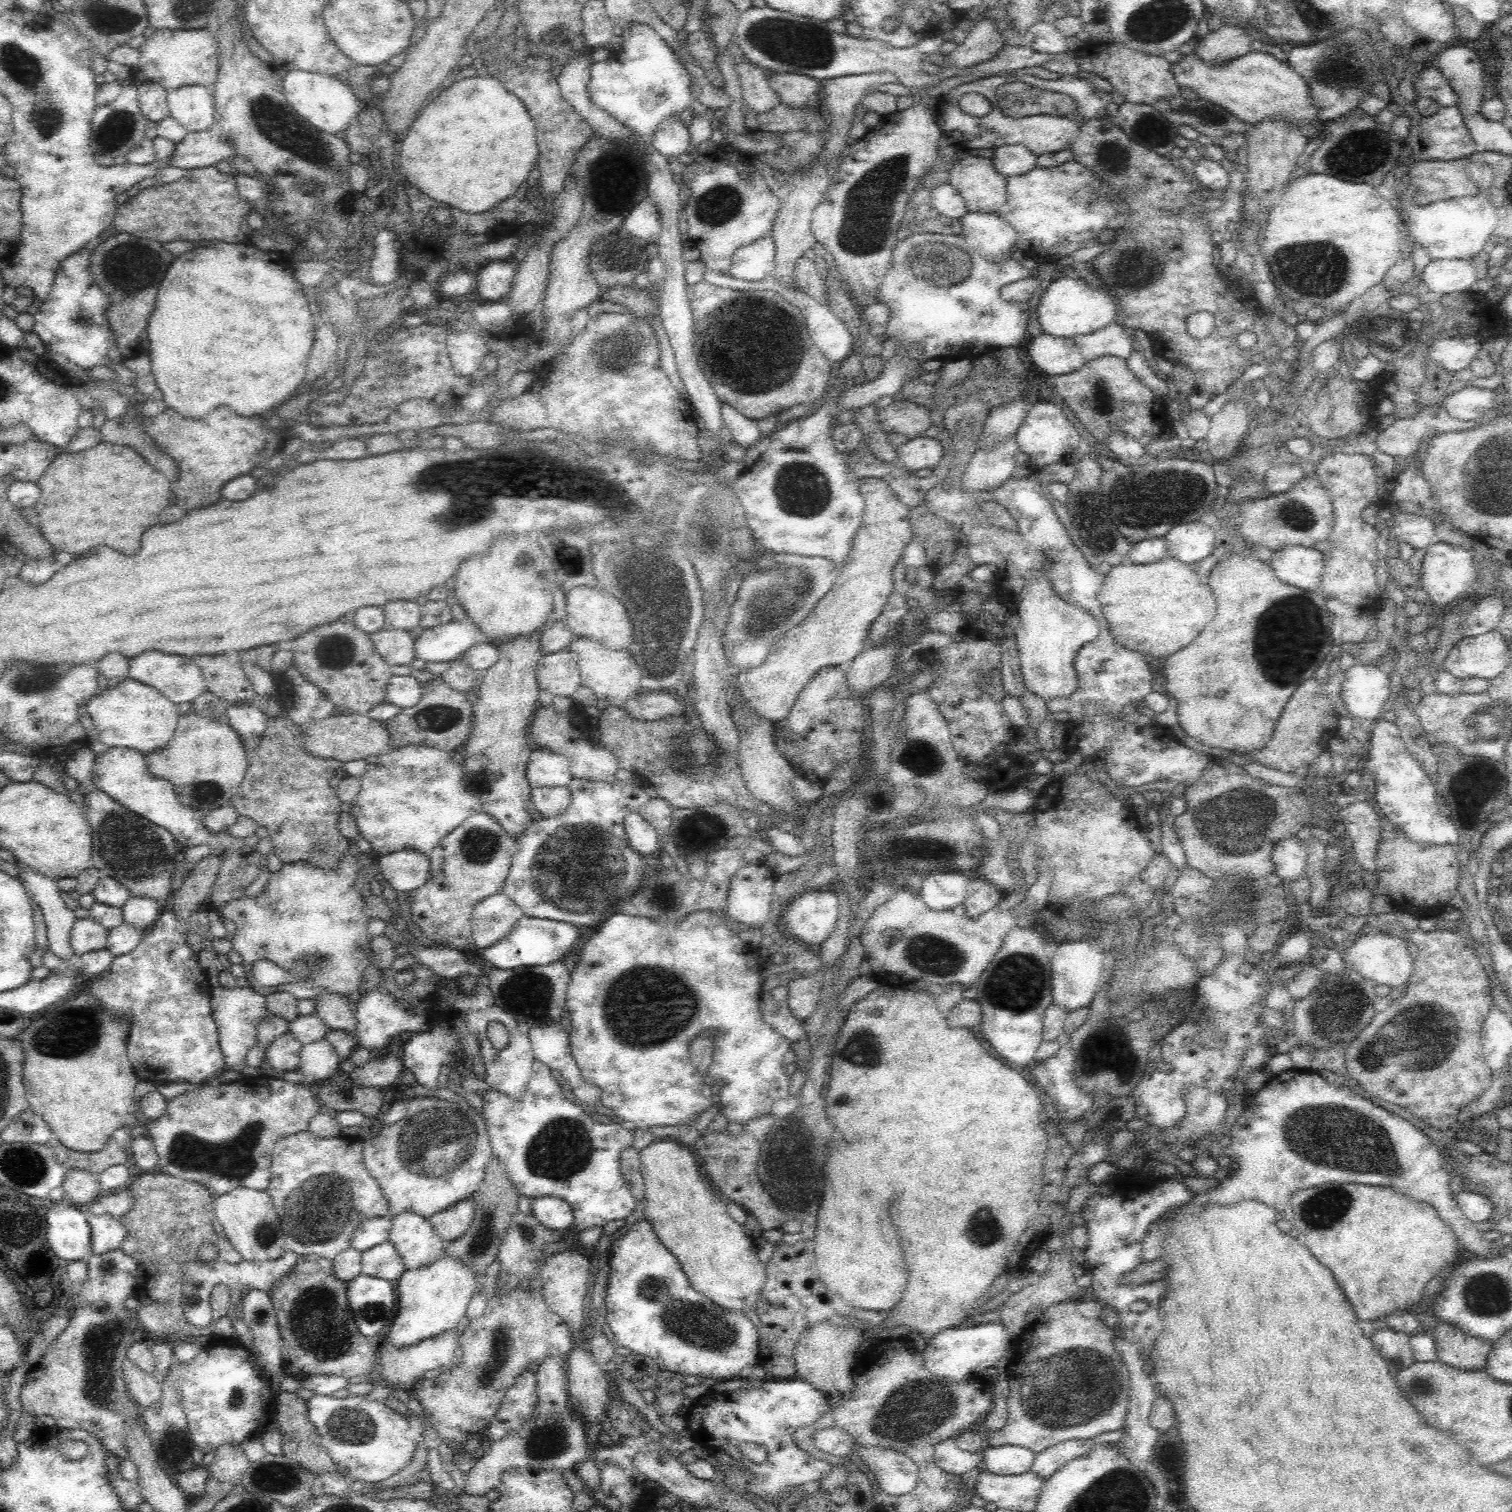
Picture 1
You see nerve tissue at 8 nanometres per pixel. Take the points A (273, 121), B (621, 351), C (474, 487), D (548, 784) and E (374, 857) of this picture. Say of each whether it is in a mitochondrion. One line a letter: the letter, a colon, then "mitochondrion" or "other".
A: mitochondrion
B: mitochondrion
C: mitochondrion
D: other
E: other

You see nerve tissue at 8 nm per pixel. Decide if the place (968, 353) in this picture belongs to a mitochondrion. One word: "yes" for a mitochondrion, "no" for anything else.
no

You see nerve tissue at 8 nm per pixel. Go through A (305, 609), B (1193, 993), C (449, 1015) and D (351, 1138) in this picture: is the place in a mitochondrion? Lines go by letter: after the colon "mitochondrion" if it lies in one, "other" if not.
A: other
B: other
C: other
D: other

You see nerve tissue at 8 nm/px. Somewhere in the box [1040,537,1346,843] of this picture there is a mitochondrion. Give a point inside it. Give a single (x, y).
(1277, 662)

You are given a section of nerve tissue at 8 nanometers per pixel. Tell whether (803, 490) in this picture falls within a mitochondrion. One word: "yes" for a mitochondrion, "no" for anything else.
yes

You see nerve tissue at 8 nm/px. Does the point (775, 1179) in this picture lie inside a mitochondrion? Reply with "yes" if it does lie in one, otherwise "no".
yes

